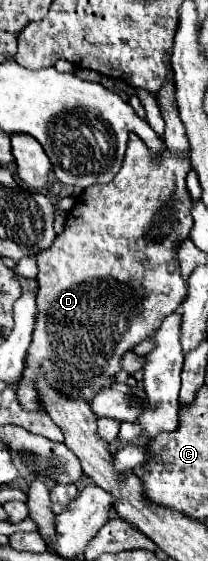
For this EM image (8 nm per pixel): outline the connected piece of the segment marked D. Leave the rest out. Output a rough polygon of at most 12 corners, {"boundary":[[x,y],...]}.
{"boundary":[[190,159],[124,165],[38,253],[36,379],[92,401],[186,297]]}

